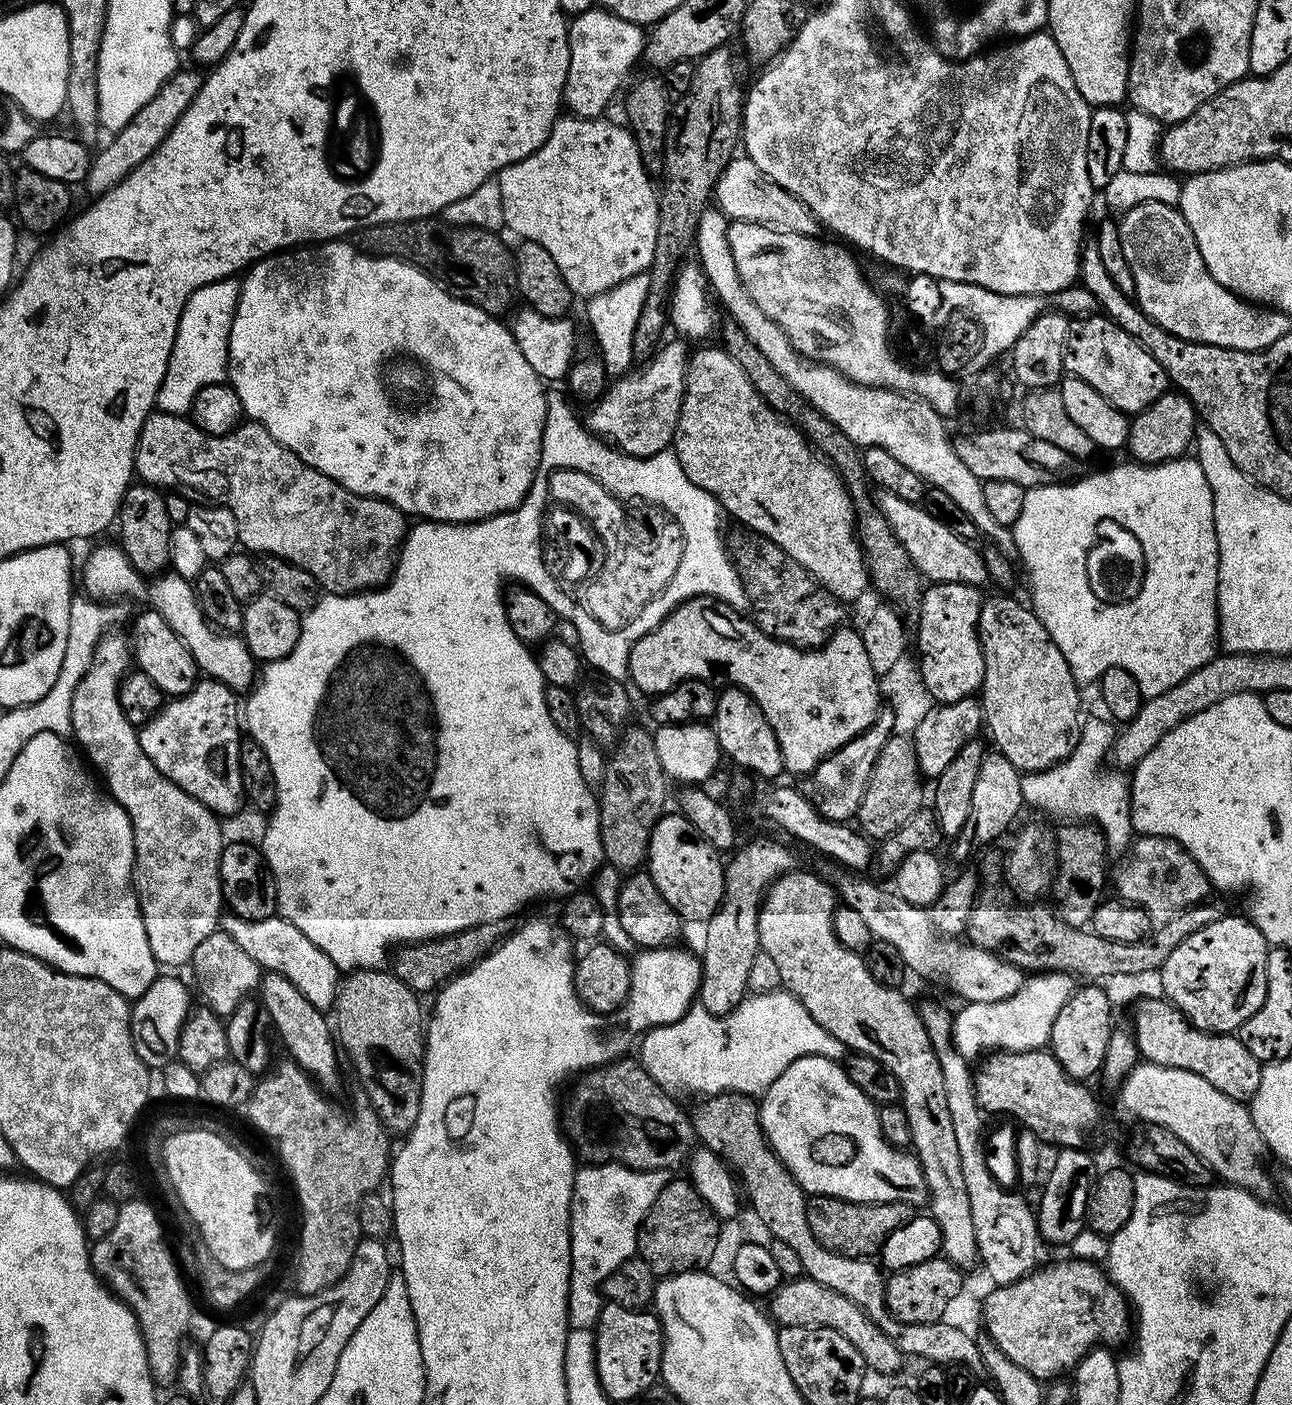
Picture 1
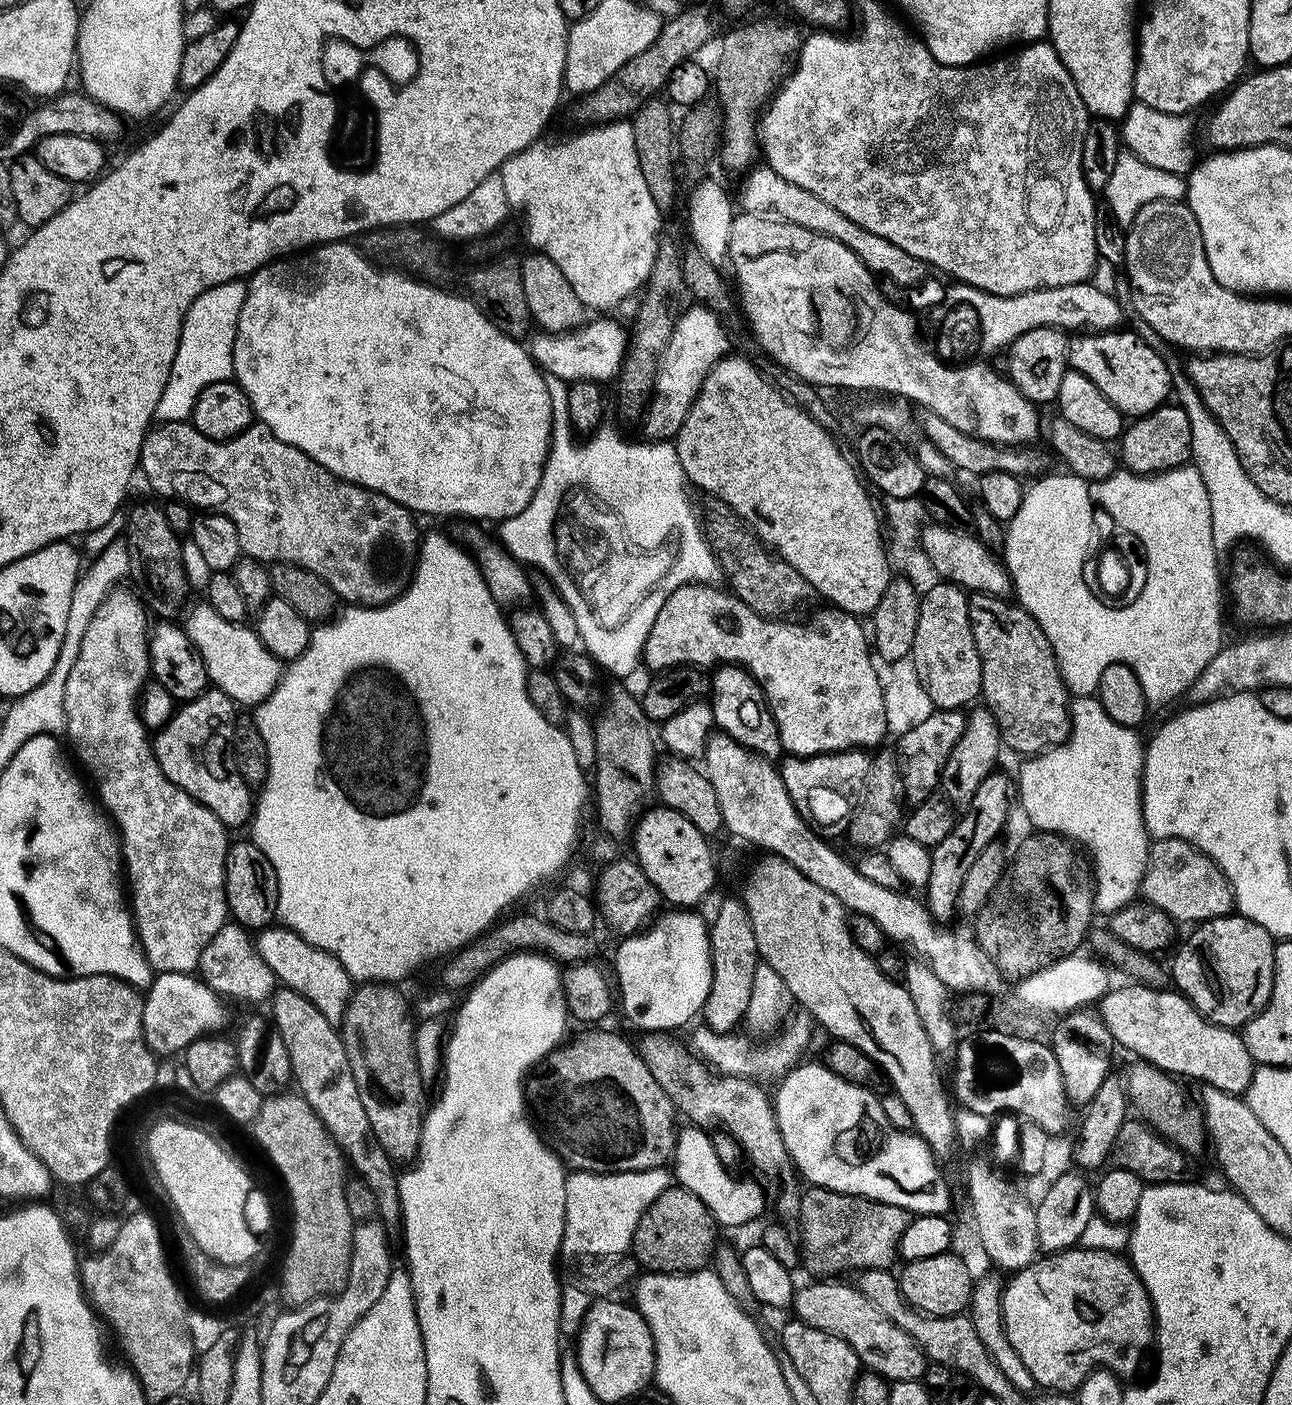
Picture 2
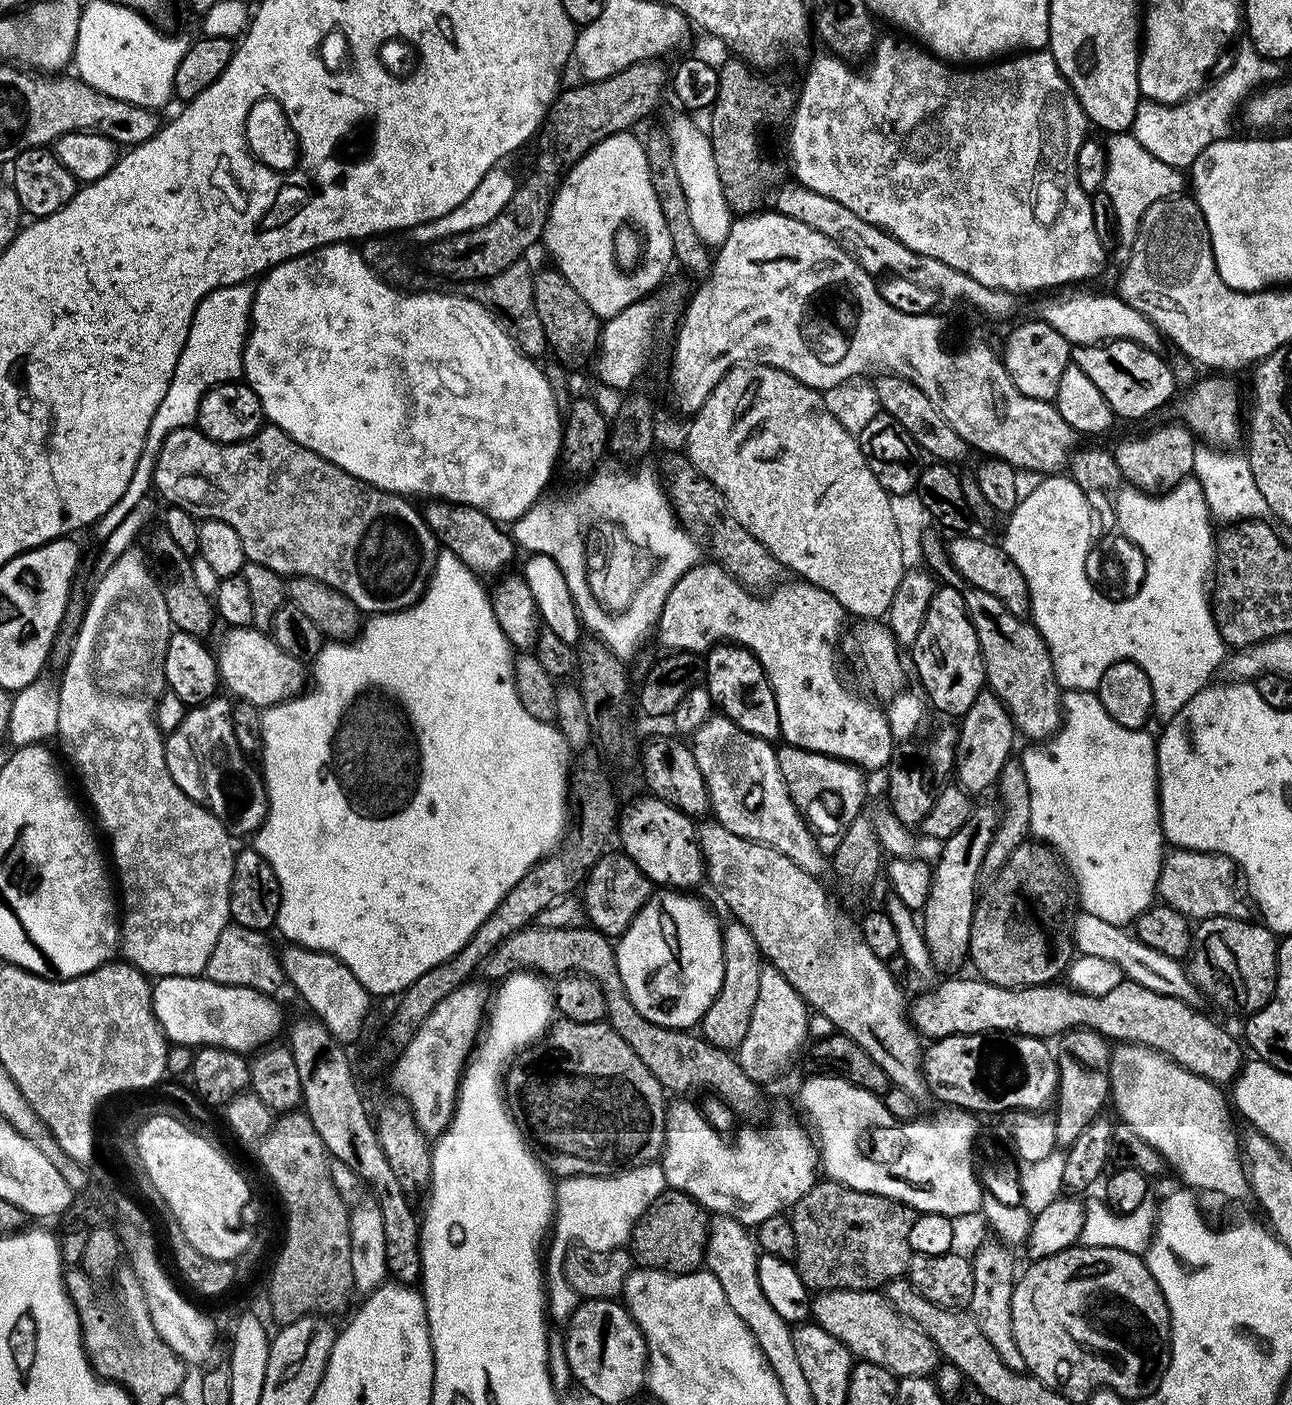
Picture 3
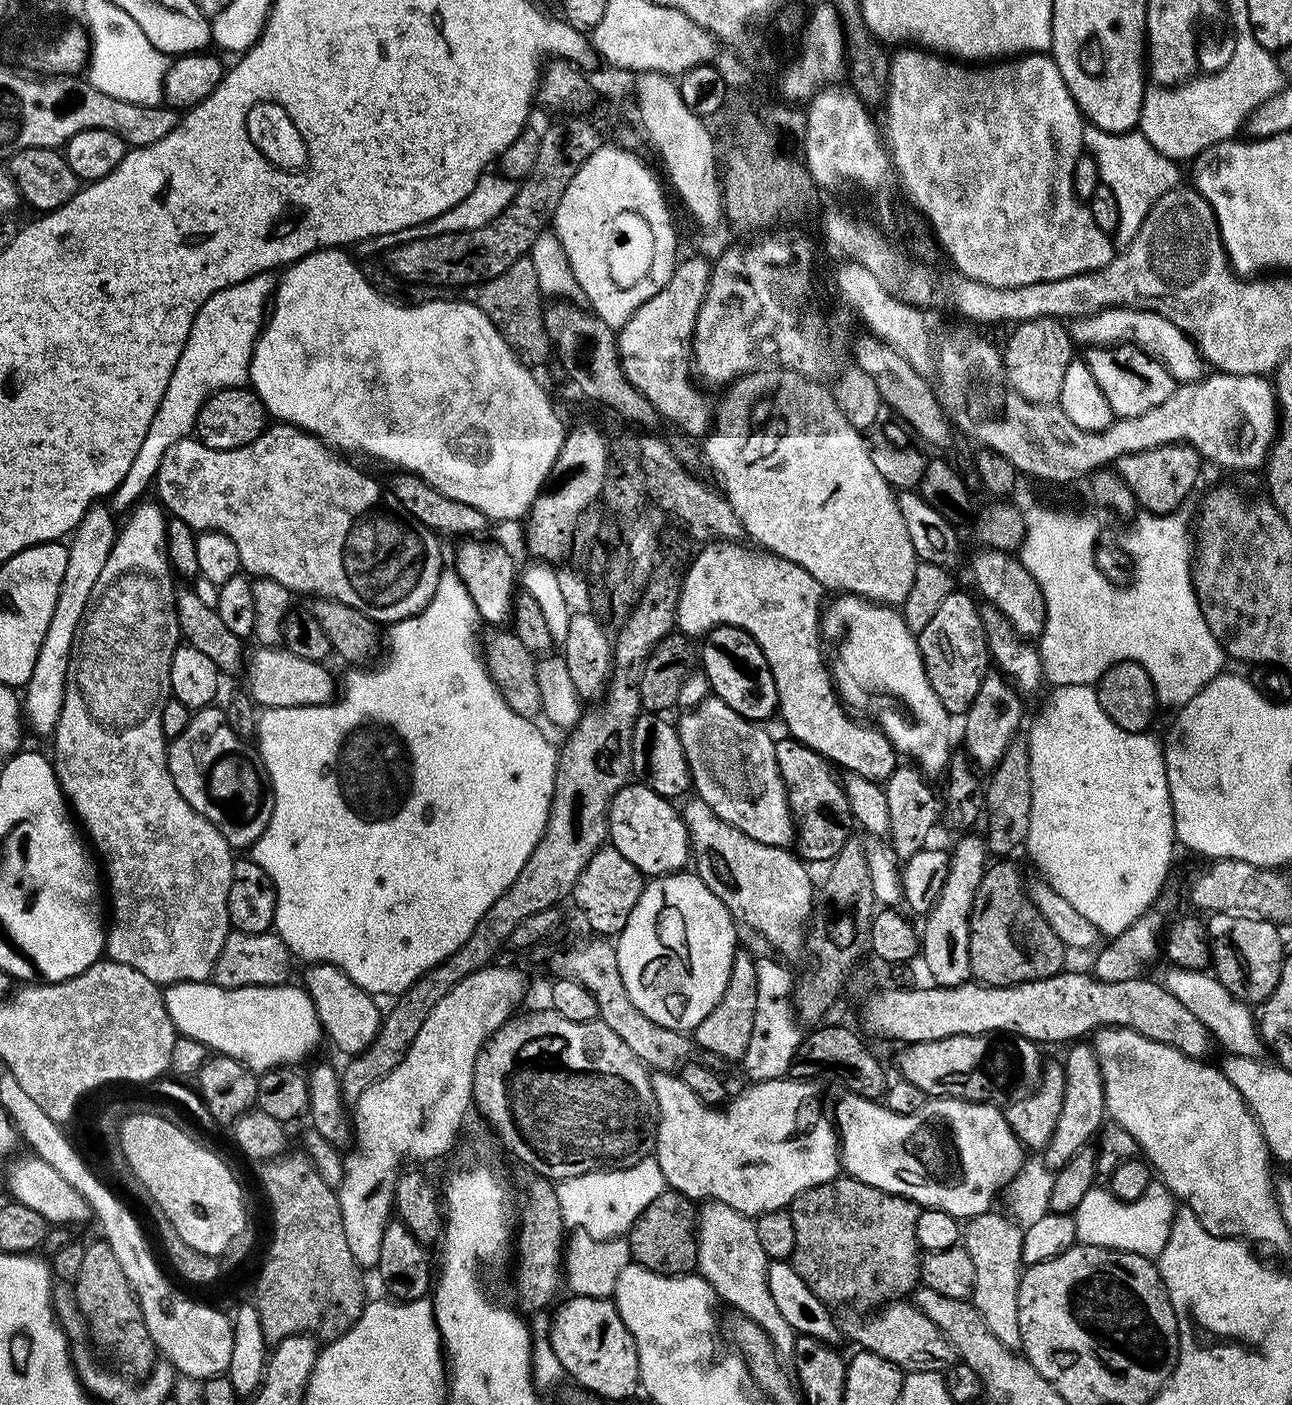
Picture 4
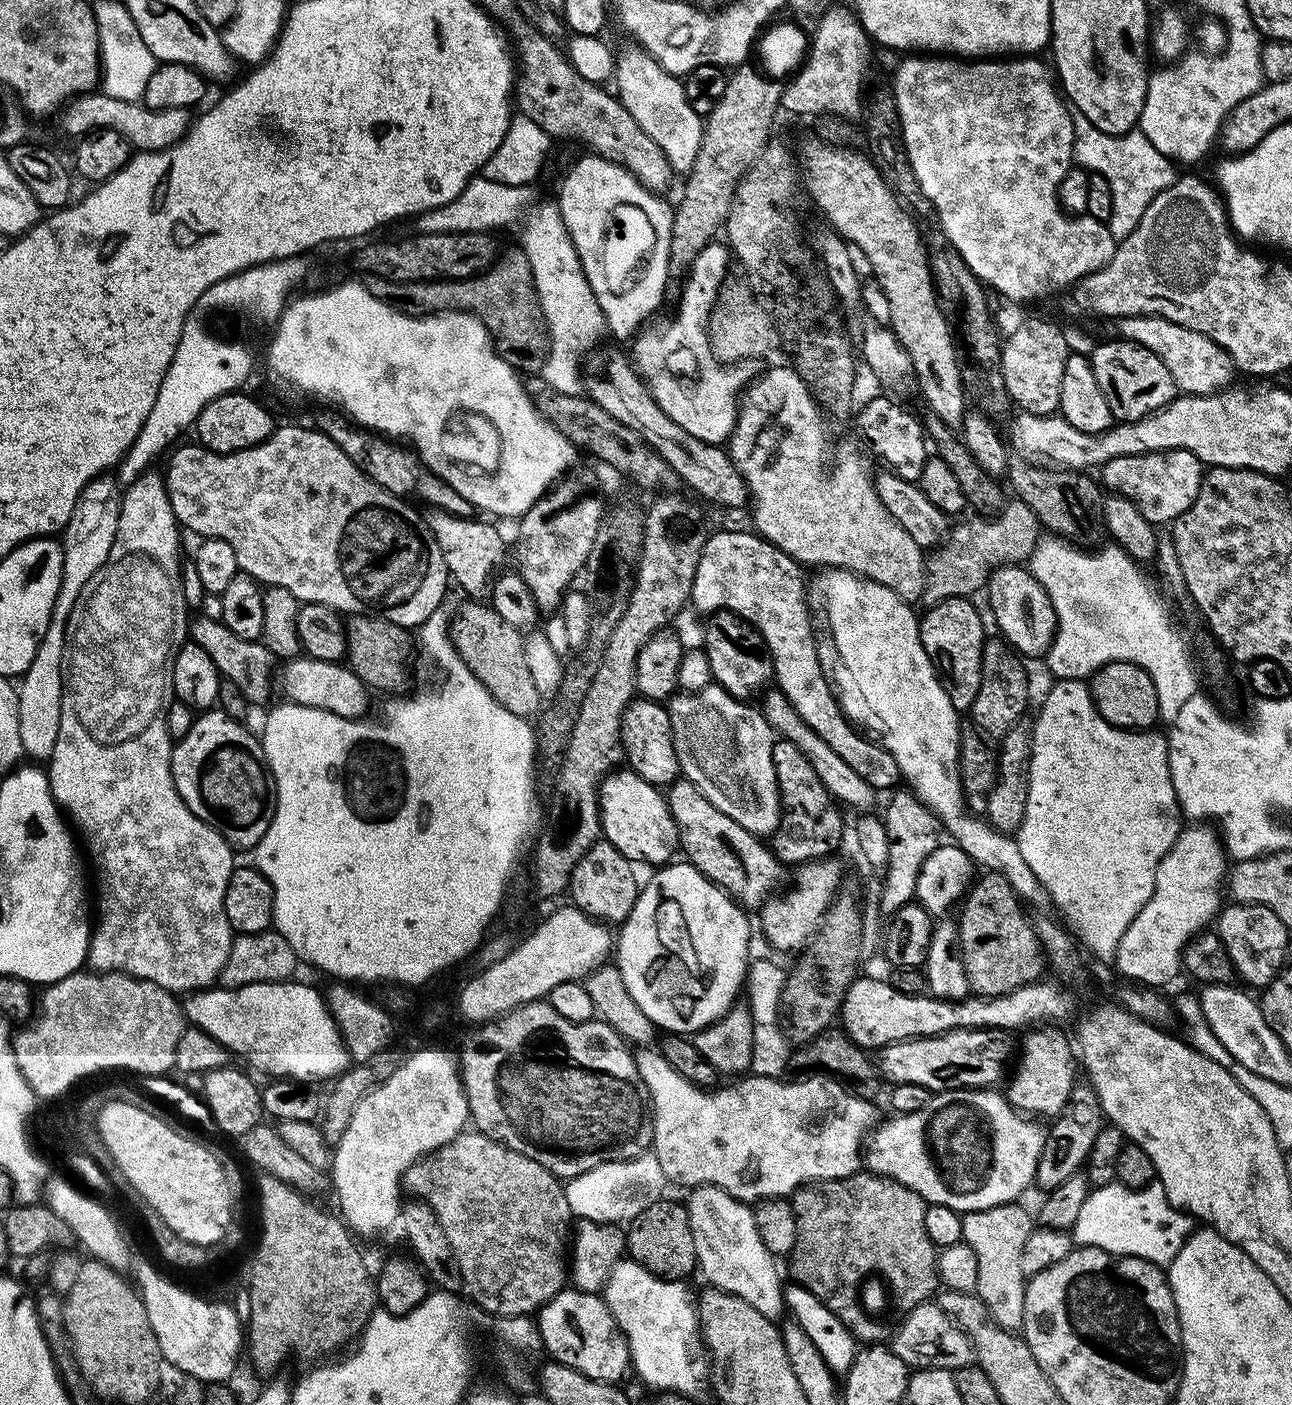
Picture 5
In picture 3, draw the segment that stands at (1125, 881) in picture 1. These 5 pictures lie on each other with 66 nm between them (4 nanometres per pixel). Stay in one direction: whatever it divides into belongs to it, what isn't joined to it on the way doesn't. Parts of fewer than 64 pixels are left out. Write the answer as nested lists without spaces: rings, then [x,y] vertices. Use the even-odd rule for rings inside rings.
[[[1173,847],[1165,855],[1156,883],[1159,899],[1178,910],[1189,921],[1199,922],[1215,916],[1243,917],[1244,904],[1236,900],[1238,869],[1230,858],[1216,852],[1195,852],[1189,848]]]

